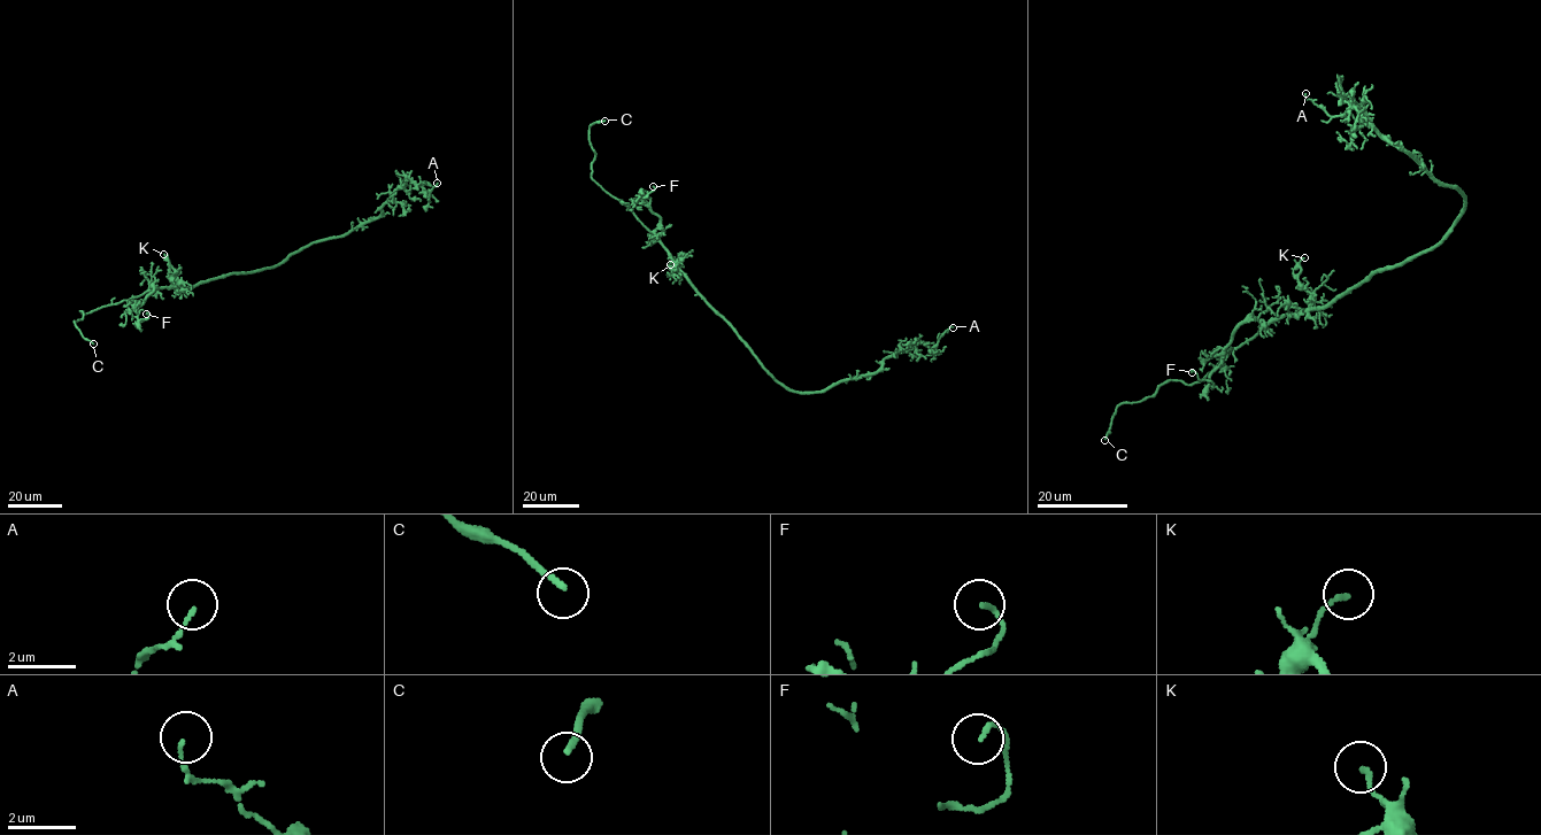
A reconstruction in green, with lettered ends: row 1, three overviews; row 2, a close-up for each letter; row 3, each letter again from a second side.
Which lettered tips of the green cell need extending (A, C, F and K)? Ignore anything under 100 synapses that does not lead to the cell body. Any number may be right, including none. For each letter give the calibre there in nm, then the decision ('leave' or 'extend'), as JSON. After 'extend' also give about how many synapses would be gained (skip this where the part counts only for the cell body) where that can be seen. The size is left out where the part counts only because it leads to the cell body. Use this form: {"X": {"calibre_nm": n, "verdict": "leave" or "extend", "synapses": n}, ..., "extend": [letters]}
{"A": {"calibre_nm": 100, "verdict": "leave"}, "C": {"calibre_nm": 160, "verdict": "extend"}, "F": {"calibre_nm": 130, "verdict": "leave"}, "K": {"calibre_nm": 140, "verdict": "leave"}, "extend": ["C"]}

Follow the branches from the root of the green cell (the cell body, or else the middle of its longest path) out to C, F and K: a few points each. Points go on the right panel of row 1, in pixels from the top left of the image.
C: (1388, 265), (1324, 307), (1270, 319), (1200, 380), (1185, 385), (1169, 380), (1152, 396), (1122, 403), (1104, 440)
F: (1388, 265), (1324, 307), (1283, 314), (1265, 324), (1248, 319), (1234, 331), (1210, 380), (1192, 372)
K: (1388, 265), (1372, 272), (1328, 303), (1311, 309), (1310, 293), (1297, 279), (1304, 257)

